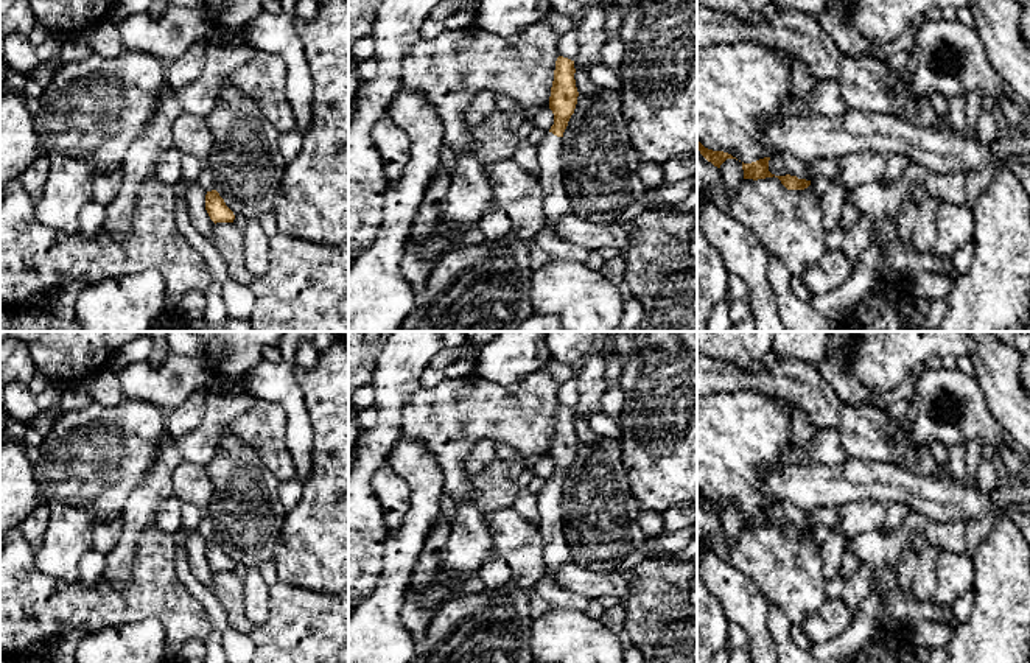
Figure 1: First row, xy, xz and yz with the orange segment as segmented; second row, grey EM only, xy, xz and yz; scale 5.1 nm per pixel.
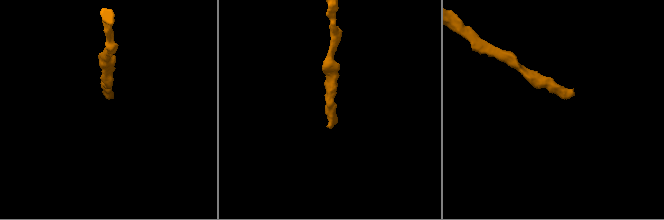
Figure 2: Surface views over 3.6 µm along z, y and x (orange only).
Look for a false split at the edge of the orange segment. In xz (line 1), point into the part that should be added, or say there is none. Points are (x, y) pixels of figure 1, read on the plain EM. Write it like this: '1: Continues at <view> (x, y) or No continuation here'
1: Continues at xz (557, 553)

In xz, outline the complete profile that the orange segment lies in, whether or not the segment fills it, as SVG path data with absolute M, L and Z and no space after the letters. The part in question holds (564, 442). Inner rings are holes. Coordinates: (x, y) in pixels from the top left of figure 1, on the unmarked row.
M559 405L555 409L554 430L549 445L549 458L554 462L554 473L545 487L537 493L538 529L545 538L546 573L535 584L534 593L552 607L579 609L585 612L590 599L555 584L555 570L573 560L563 535L562 495L563 481L577 453L577 436L574 428L574 409Z

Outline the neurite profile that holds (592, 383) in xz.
M602 353L593 356L582 370L574 377L580 394L579 403L574 406L576 419L587 419L601 409L601 400L607 389L605 380L607 356Z

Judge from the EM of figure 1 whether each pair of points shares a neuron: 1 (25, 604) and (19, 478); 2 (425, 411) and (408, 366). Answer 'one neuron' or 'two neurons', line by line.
1: two neurons
2: two neurons

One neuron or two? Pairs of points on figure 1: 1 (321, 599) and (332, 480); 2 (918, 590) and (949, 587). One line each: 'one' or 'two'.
1: two
2: two

